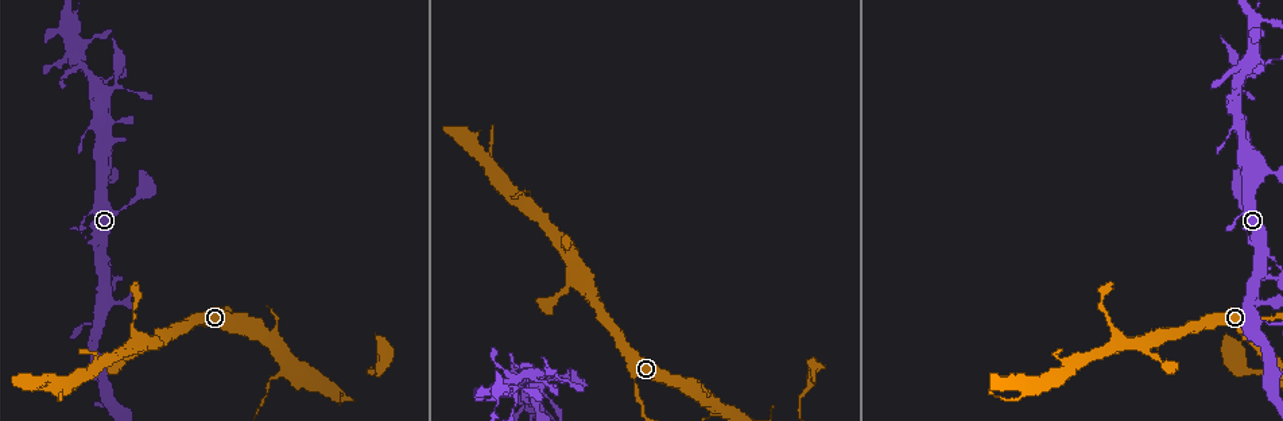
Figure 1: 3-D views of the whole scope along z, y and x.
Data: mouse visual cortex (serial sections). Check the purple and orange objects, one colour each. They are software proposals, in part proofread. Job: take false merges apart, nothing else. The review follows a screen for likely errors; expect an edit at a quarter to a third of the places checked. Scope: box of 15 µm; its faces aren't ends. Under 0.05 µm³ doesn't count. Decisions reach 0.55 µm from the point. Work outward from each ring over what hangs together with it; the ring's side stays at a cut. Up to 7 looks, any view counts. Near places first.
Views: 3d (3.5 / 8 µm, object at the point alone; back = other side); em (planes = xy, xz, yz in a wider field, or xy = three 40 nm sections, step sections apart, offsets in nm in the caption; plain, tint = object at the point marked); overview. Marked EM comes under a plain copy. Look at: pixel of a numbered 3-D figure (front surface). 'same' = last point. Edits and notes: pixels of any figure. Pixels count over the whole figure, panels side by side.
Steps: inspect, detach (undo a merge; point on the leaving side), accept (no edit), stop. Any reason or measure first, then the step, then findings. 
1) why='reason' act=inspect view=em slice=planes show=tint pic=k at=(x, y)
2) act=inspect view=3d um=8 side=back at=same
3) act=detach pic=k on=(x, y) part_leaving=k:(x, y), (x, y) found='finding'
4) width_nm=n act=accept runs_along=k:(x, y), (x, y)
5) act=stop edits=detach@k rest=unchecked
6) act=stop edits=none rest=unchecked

why='a fork' act=inspect view=3d um=3.5 pic=1 at=(1259, 272)

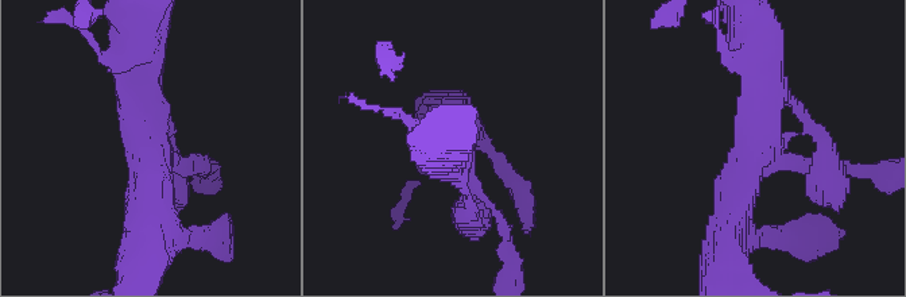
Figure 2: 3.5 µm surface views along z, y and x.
arms=3 arm_widths_nm=150,400,450 act=inspect view=em slice=xy step=5 show=tint pic=2 at=(758, 140)

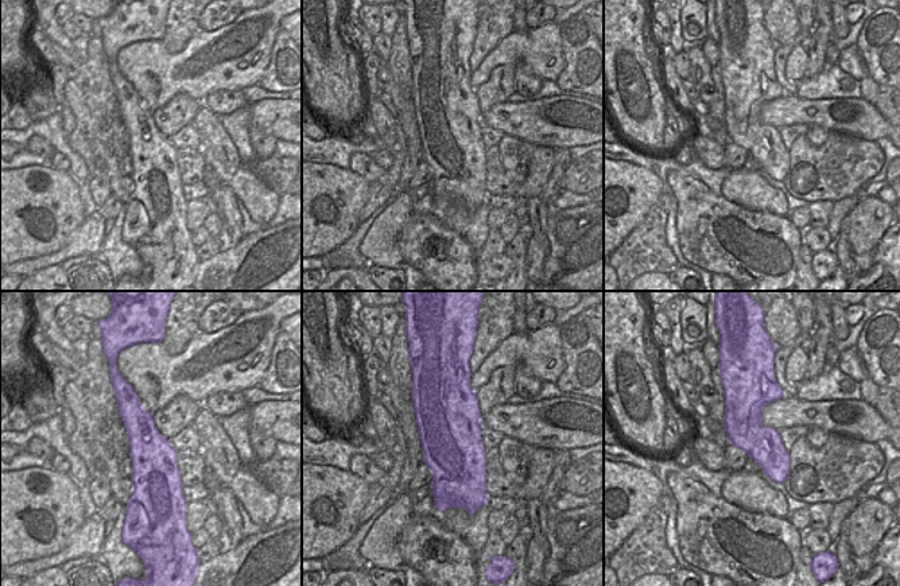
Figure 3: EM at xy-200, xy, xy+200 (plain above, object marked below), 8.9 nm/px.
width_nm=600 act=accept runs_along=3:(748, 388), (748, 431), (780, 478) found='one cell here'

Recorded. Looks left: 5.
why='thin neck' act=inspect view=3d um=3.5 pic=1 at=(1239, 94)

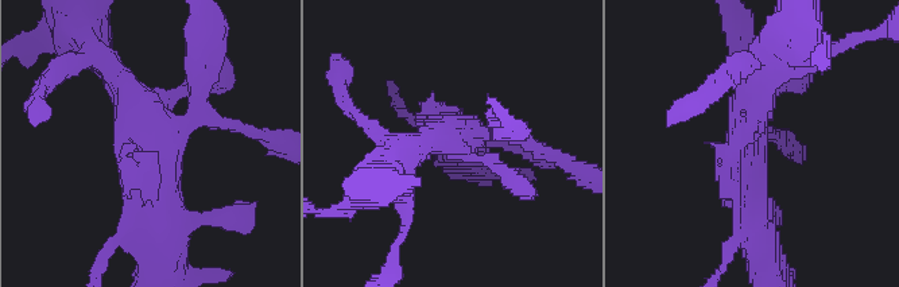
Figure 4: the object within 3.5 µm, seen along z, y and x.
act=inspect view=em slice=xy step=5 show=tint pic=4 at=(743, 136)

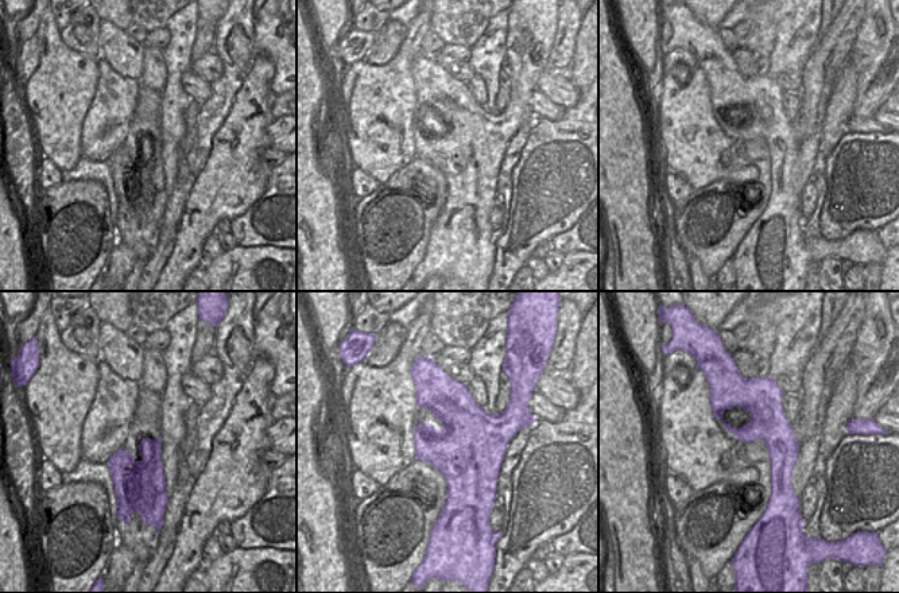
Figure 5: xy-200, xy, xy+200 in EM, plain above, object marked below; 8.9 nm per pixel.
width_nm=700 act=accept runs_along=5:(724, 395), (775, 430), (775, 489) found='continuous, no second cell'

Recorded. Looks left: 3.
why='a fork' act=inspect view=3d um=8 pic=1 at=(133, 336)

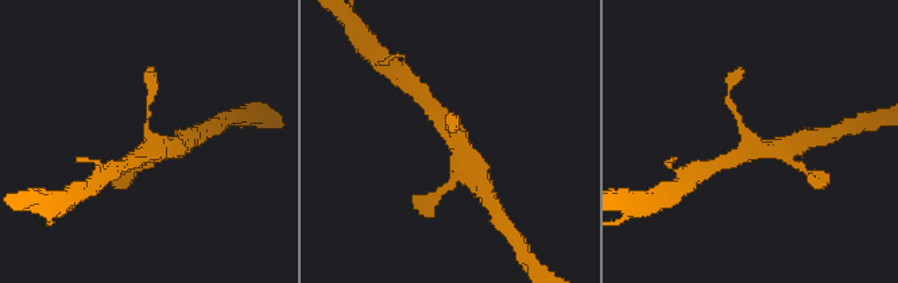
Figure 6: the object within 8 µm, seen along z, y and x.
arms=3 arm_widths_nm=150,400,600 why='shape alone is not enough' act=inspect view=em slice=xy step=3 show=tint pic=6 at=(150, 141)

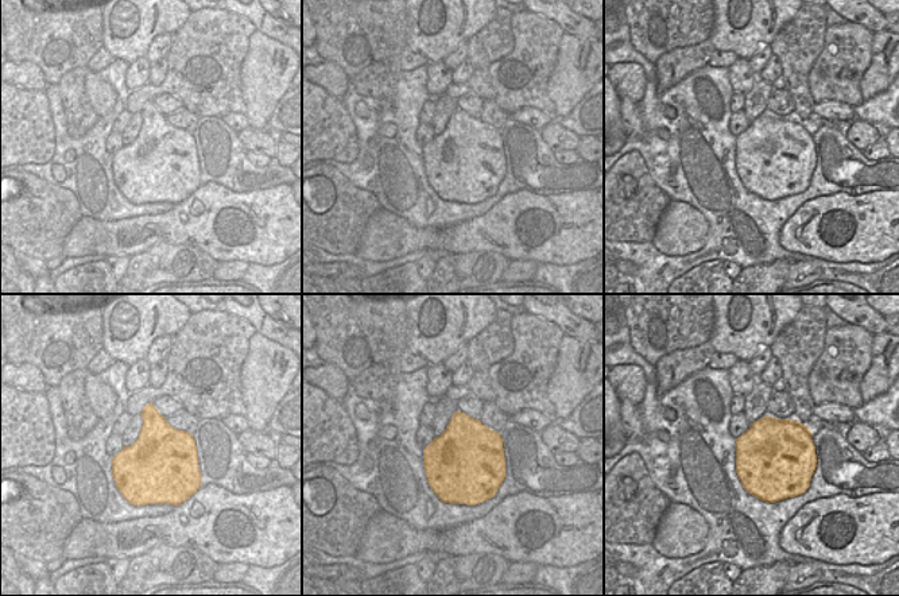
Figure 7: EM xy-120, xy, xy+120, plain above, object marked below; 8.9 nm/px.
width_nm=700 act=accept runs_along=6:(476, 174), (467, 151), (434, 112) found='continuous, no second cell'

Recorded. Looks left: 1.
act=stop edits=none rest=unchecked

